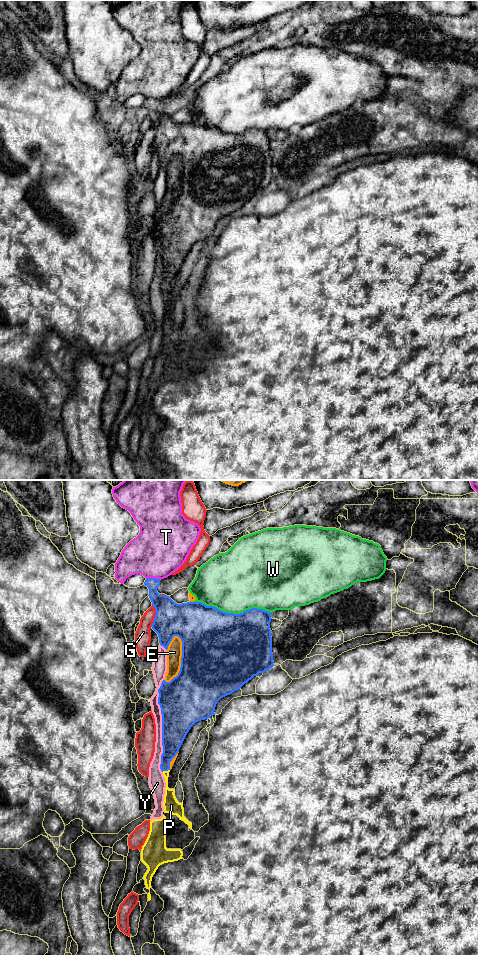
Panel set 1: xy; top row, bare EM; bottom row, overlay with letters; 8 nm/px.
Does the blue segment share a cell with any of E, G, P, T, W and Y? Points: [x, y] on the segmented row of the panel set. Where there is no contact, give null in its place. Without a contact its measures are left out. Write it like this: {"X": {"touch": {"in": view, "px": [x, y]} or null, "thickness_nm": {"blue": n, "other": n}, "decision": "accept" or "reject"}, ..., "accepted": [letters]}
{"E": {"touch": {"in": "xy", "px": [181, 660]}, "thickness_nm": {"blue": 500, "other": 130}, "decision": "reject"}, "G": {"touch": {"in": "xy", "px": [155, 615]}, "thickness_nm": {"blue": 280, "other": 130}, "decision": "reject"}, "P": {"touch": {"in": "xy", "px": [165, 770]}, "thickness_nm": {"blue": 160, "other": 100}, "decision": "reject"}, "T": {"touch": {"in": "xy", "px": [153, 578]}, "thickness_nm": {"blue": 160, "other": 420}, "decision": "reject"}, "W": {"touch": {"in": "xy", "px": [232, 613]}, "thickness_nm": {"blue": 500, "other": 500}, "decision": "reject"}, "Y": {"touch": {"in": "xy", "px": [162, 725]}, "thickness_nm": {"blue": 380, "other": 80}, "decision": "reject"}, "accepted": []}

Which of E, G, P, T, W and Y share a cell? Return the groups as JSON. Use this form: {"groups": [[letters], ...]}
{"groups": [["E", "P"], ["G"], ["T"], ["W"], ["Y"]]}

